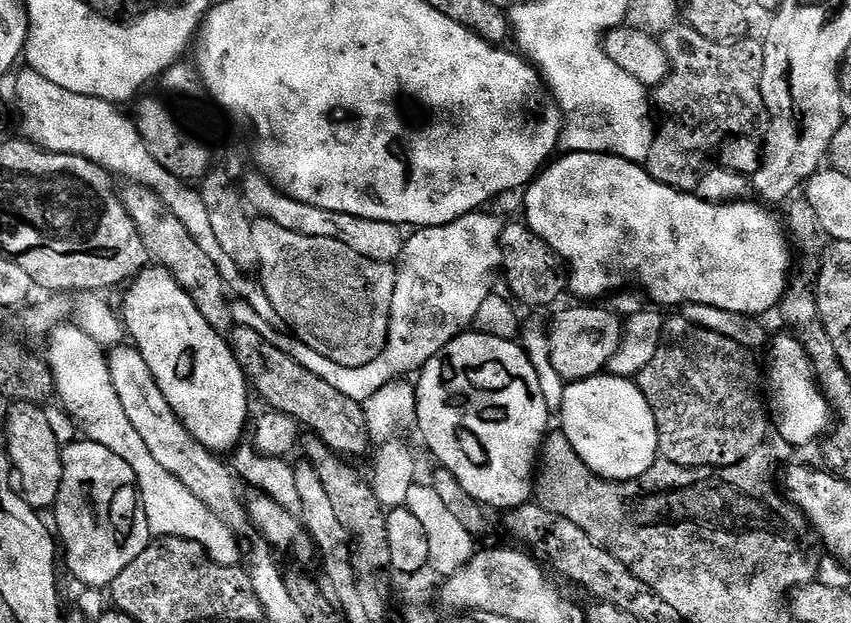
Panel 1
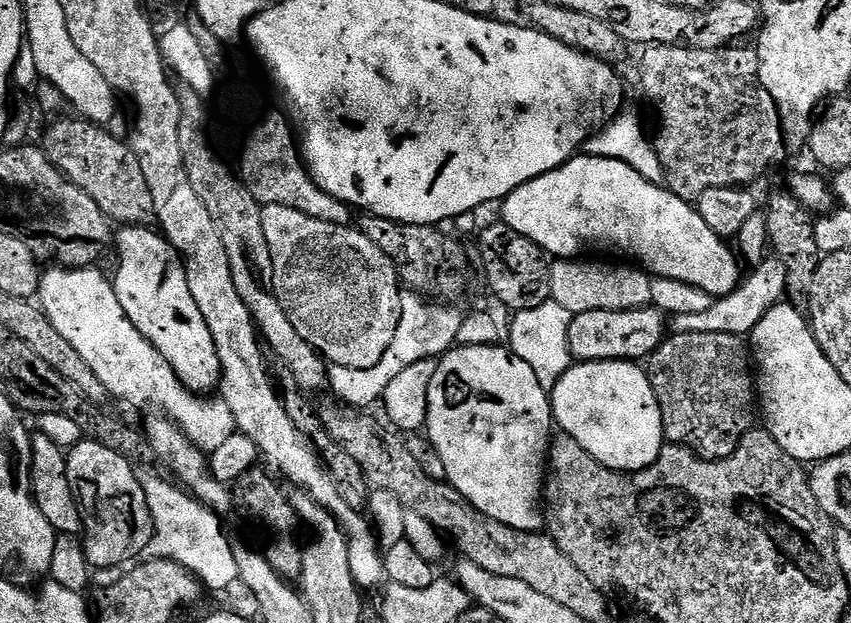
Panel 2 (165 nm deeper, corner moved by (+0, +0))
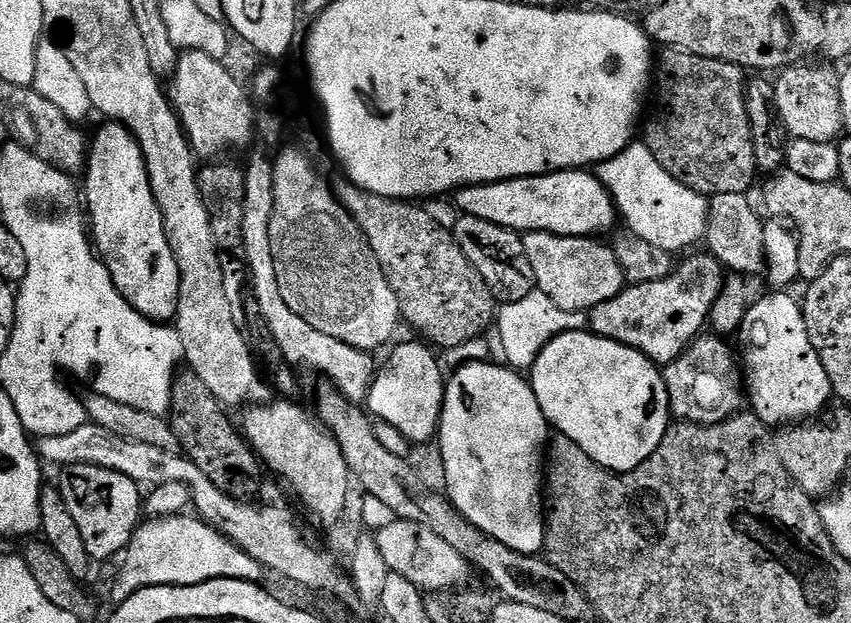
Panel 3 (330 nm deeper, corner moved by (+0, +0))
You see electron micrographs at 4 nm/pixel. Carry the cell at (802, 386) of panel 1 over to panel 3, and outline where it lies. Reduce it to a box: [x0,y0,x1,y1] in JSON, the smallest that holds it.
[739,290,833,426]

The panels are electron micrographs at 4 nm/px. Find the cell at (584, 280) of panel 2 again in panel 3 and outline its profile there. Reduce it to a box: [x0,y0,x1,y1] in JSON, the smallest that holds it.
[523,232,626,312]

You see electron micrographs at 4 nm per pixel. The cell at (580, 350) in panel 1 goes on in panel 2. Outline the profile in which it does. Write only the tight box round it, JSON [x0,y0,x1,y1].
[569,306,666,364]

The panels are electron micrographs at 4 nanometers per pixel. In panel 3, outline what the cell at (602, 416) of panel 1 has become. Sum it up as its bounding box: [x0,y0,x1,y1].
[530,330,670,472]

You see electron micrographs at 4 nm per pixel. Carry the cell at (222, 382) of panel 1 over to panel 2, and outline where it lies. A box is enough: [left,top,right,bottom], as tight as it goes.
[114,226,222,394]

